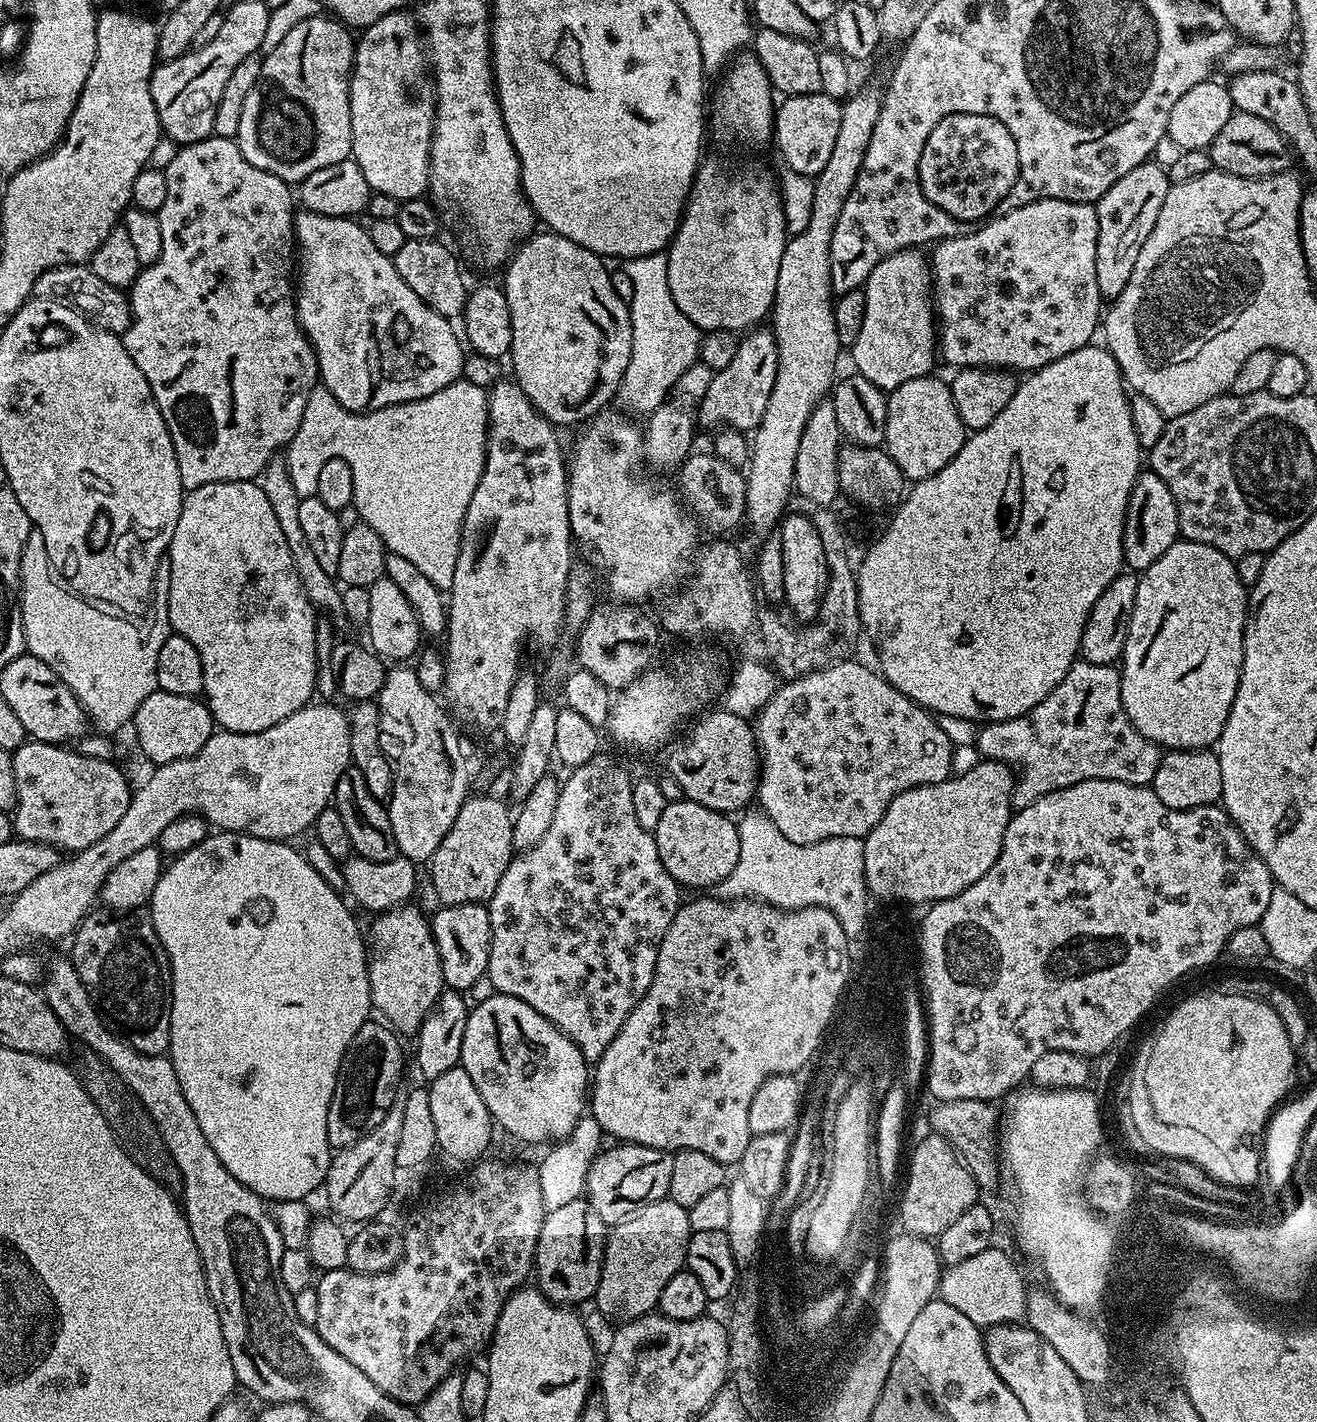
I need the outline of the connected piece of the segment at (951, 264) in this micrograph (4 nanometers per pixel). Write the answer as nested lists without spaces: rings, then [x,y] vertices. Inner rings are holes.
[[[1035,200],[1021,208],[1012,208],[1006,214],[1002,214],[998,218],[991,220],[989,224],[983,224],[978,230],[958,235],[949,240],[941,240],[931,249],[930,252],[930,267],[932,269],[932,294],[934,297],[934,311],[938,321],[938,352],[948,364],[953,364],[953,369],[959,370],[961,368],[994,368],[997,370],[1015,370],[1020,374],[1027,374],[1035,372],[1036,369],[1046,366],[1050,362],[1054,362],[1058,358],[1062,358],[1066,354],[1070,354],[1079,348],[1087,348],[1093,343],[1092,335],[1097,335],[1098,325],[1102,320],[1102,308],[1100,312],[1100,304],[1102,305],[1102,297],[1098,290],[1098,278],[1096,277],[1096,247],[1098,246],[1098,214],[1092,204],[1079,204],[1073,200]]]

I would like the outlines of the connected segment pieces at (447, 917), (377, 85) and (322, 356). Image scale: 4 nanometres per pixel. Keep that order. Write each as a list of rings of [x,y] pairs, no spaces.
[[[449,904],[437,907],[436,917],[431,917],[432,937],[438,950],[438,958],[442,966],[442,978],[449,989],[461,994],[467,993],[467,988],[475,986],[479,980],[485,979],[490,958],[490,914],[484,904]]]
[[[397,10],[378,18],[368,28],[359,33],[354,44],[354,63],[348,86],[350,94],[350,134],[352,135],[351,159],[355,160],[358,170],[362,170],[362,178],[366,178],[369,189],[373,193],[389,195],[398,201],[419,200],[428,192],[428,167],[430,166],[430,150],[432,149],[432,131],[436,121],[436,89],[426,63],[426,48],[422,43],[422,29],[413,13],[408,10]]]
[[[307,210],[295,213],[298,287],[294,303],[300,328],[316,351],[319,383],[338,398],[347,412],[366,412],[421,400],[461,379],[466,348],[457,329],[456,332],[452,329],[453,321],[430,310],[430,306],[402,282],[395,259],[375,248],[367,227],[359,228],[356,223],[352,218],[323,216]]]

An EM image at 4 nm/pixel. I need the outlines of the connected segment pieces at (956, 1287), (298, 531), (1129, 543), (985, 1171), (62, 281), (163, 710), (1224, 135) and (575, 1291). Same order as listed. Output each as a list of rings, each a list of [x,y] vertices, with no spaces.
[[[999,1246],[982,1250],[982,1254],[966,1258],[966,1262],[945,1267],[938,1289],[939,1299],[950,1302],[954,1310],[966,1314],[970,1322],[979,1324],[984,1330],[993,1328],[996,1324],[1023,1321],[1028,1311],[1028,1293],[1019,1266]]]
[[[277,458],[270,461],[261,470],[258,483],[262,494],[266,494],[270,507],[273,508],[275,516],[278,517],[279,524],[282,525],[282,534],[286,538],[286,543],[290,545],[290,554],[294,558],[294,570],[298,570],[298,578],[302,582],[302,590],[306,594],[306,598],[311,602],[313,609],[319,610],[321,613],[324,611],[332,620],[343,621],[345,619],[344,597],[341,589],[334,577],[326,574],[326,570],[322,570],[316,555],[312,553],[310,545],[306,543],[302,526],[298,522],[298,506],[302,497],[294,490],[294,482],[290,482],[287,459]]]
[[[1151,470],[1141,471],[1136,477],[1134,486],[1130,490],[1130,498],[1126,506],[1126,518],[1124,519],[1124,533],[1122,534],[1122,546],[1124,547],[1124,562],[1129,569],[1143,570],[1149,568],[1170,546],[1175,544],[1180,536],[1178,526],[1178,510],[1174,502],[1174,494]]]
[[[945,1100],[935,1107],[931,1131],[951,1144],[981,1189],[994,1187],[996,1172],[998,1176],[997,1105],[986,1100]]]
[[[63,264],[60,268],[47,268],[36,280],[34,296],[37,300],[56,300],[59,304],[66,304],[79,312],[93,328],[100,328],[104,332],[115,332],[123,334],[132,325],[132,310],[130,300],[121,289],[110,286],[98,274],[94,274],[91,267],[84,264]]]
[[[159,690],[152,692],[142,706],[138,706],[134,729],[136,740],[153,765],[169,764],[182,758],[190,758],[206,746],[214,731],[212,712],[203,699],[182,694],[170,694]]]
[[[1233,111],[1230,122],[1218,130],[1214,142],[1206,150],[1212,160],[1215,171],[1225,172],[1228,176],[1241,176],[1255,180],[1261,176],[1278,176],[1289,171],[1288,163],[1293,163],[1294,153],[1288,141],[1266,118],[1257,118],[1255,114]]]
[[[584,1198],[566,1202],[566,1206],[558,1206],[558,1210],[545,1215],[536,1243],[534,1284],[551,1304],[577,1306],[595,1297],[609,1231],[609,1225],[594,1214]]]

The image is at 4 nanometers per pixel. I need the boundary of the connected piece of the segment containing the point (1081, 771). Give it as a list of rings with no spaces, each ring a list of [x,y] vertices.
[[[1079,658],[1070,666],[1066,678],[1062,678],[1062,682],[1058,682],[1058,686],[1054,686],[1052,693],[1038,702],[1034,710],[1018,718],[985,723],[979,729],[974,748],[981,752],[979,755],[985,760],[998,760],[1001,764],[1018,769],[1016,787],[1012,790],[1012,807],[1016,810],[1038,802],[1040,796],[1054,790],[1069,788],[1087,780],[1113,780],[1134,786],[1151,785],[1154,770],[1158,770],[1162,755],[1160,745],[1138,734],[1130,722],[1122,706],[1119,671],[1110,664],[1095,664]]]

